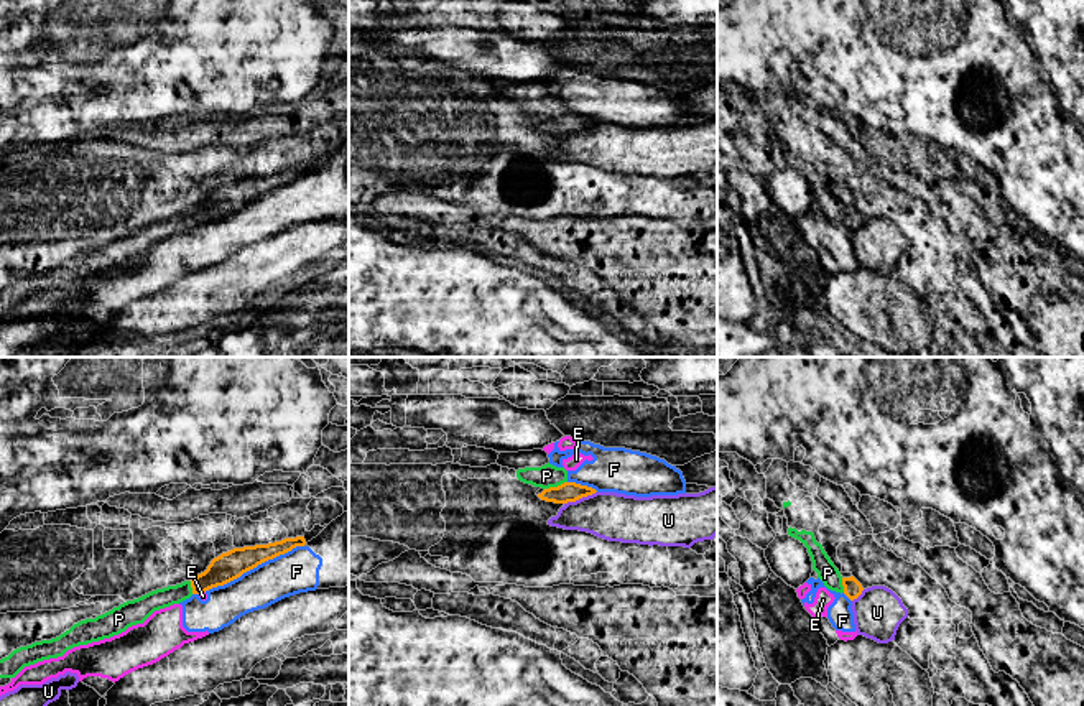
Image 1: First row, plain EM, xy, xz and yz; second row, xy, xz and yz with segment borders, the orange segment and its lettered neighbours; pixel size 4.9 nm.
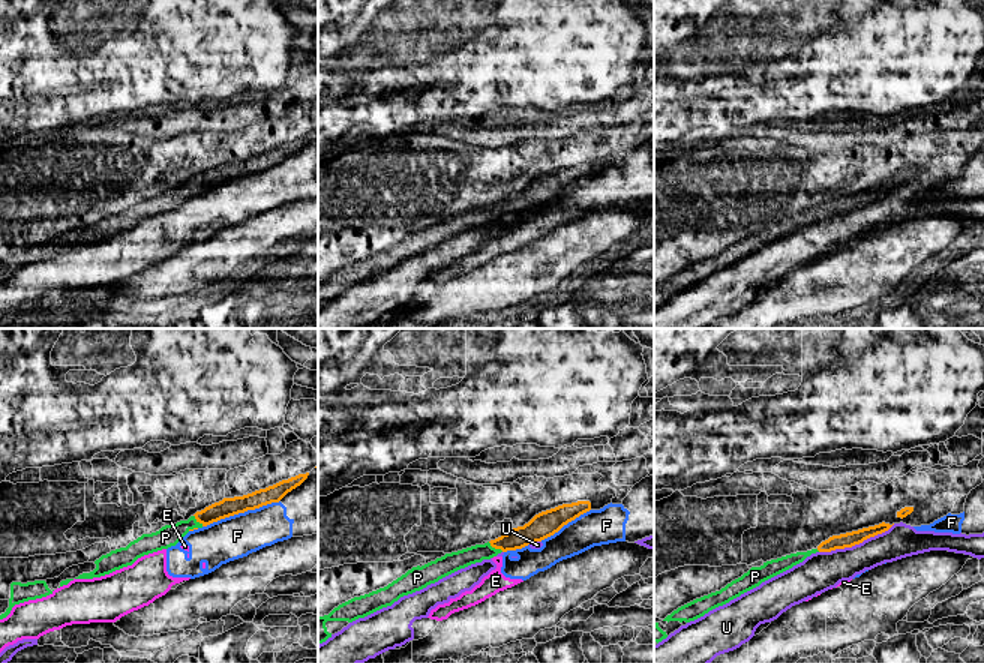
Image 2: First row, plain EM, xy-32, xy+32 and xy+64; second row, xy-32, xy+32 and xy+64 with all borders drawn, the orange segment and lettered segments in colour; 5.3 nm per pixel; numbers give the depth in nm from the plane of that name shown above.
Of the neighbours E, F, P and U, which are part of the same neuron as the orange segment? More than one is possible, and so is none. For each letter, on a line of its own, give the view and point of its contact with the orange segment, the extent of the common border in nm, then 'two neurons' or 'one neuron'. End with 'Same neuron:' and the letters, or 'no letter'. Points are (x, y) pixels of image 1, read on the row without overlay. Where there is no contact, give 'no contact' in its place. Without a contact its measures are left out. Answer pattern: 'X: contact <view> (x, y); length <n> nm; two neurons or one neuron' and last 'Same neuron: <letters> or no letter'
E: contact xy (201, 224); length 40 nm; two neurons
F: contact xy (254, 198); length 550 nm; two neurons
P: contact xz (555, 119); length 120 nm; one neuron
U: contact xz (579, 129); length 170 nm; two neurons
Same neuron: P

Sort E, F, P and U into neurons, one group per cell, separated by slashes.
E F / P / U

